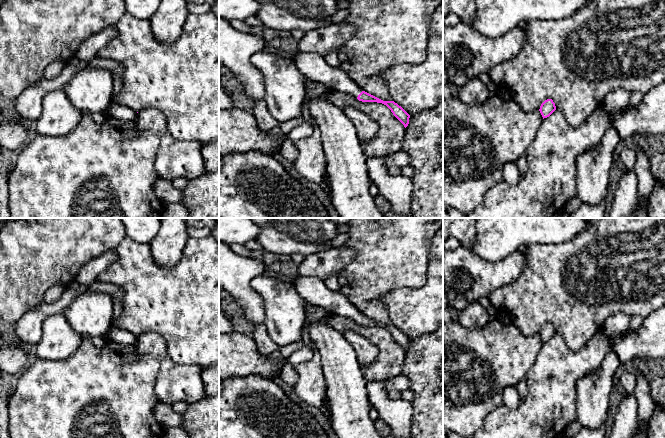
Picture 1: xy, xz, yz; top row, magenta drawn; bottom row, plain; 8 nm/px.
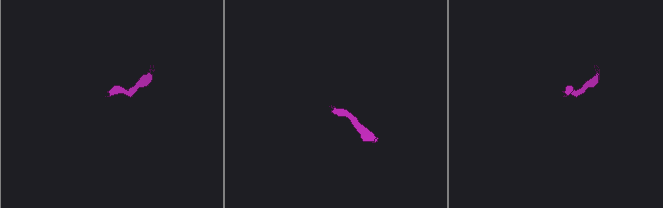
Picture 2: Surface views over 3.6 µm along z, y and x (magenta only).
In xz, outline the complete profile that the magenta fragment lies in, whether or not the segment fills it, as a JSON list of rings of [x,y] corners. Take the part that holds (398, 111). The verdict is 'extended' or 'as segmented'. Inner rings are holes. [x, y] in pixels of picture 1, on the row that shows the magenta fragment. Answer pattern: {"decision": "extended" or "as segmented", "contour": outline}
{"decision": "extended", "contour": [[[299,53],[294,57],[294,61],[306,79],[350,94],[362,102],[382,103],[391,110],[405,128],[408,126],[410,115],[401,106],[394,101],[383,101],[363,91],[342,69],[330,66],[324,56],[316,53]]]}

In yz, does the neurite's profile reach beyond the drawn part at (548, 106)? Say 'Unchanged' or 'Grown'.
Unchanged

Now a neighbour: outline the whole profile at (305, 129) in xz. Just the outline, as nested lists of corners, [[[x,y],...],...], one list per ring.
[[[304,118],[288,135],[287,138],[296,143],[302,139],[310,137],[313,133],[314,127],[311,123],[307,122]]]

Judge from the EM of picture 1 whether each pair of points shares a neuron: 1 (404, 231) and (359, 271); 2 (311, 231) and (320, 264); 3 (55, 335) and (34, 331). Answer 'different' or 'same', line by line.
1: same
2: different
3: different

